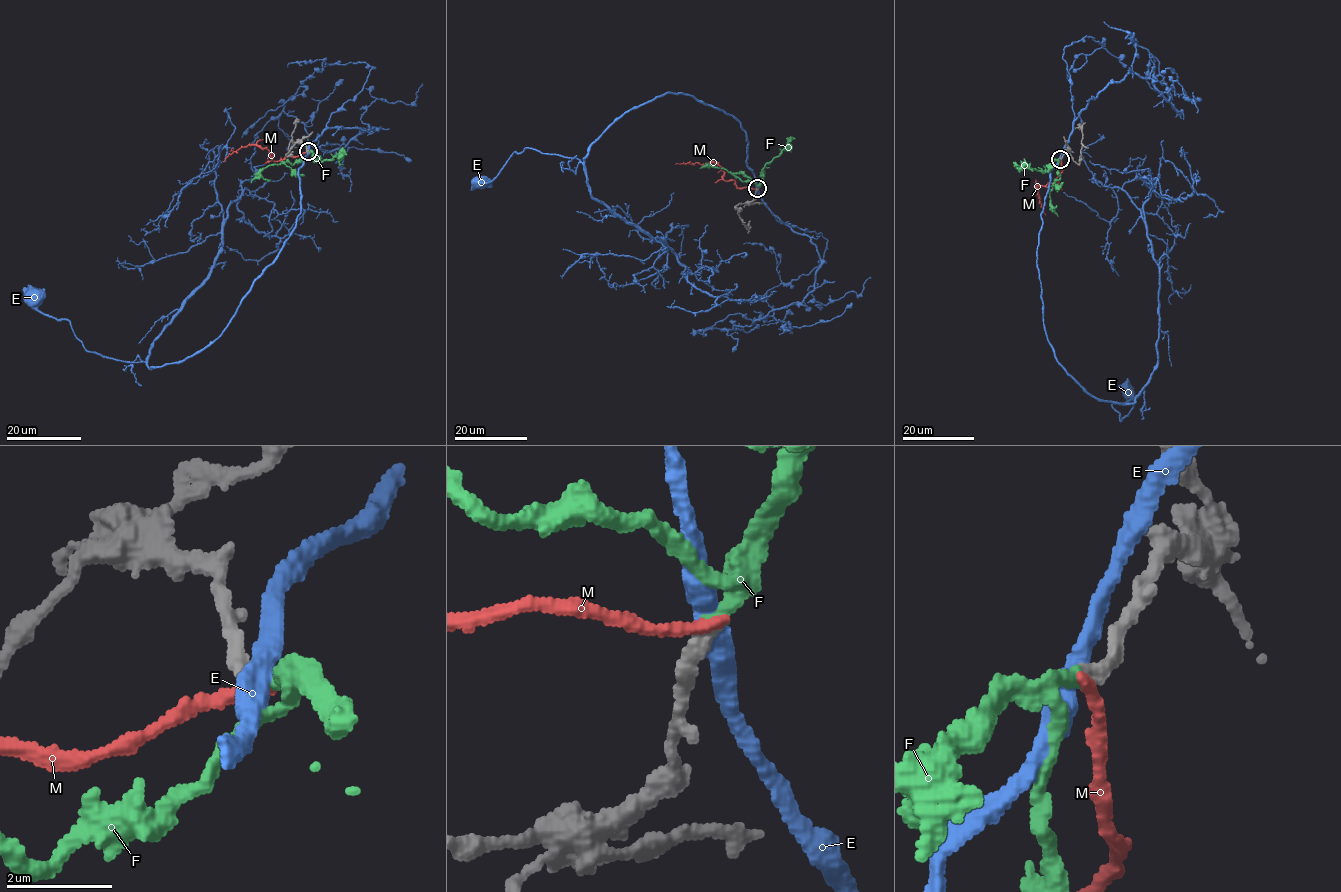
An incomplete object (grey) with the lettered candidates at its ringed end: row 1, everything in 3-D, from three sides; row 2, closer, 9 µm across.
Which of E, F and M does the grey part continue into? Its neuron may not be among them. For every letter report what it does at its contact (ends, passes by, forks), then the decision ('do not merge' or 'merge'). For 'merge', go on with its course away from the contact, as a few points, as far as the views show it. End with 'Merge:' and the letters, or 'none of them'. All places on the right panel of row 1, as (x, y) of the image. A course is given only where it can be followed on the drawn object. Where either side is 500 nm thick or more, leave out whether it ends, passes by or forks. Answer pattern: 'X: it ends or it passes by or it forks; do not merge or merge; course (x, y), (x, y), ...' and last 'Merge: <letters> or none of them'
E: it passes by; do not merge
F: it ends; merge; course (1060, 158), (1059, 178), (1049, 197), (1052, 207), (1056, 205)
M: it ends; do not merge
Merge: F

